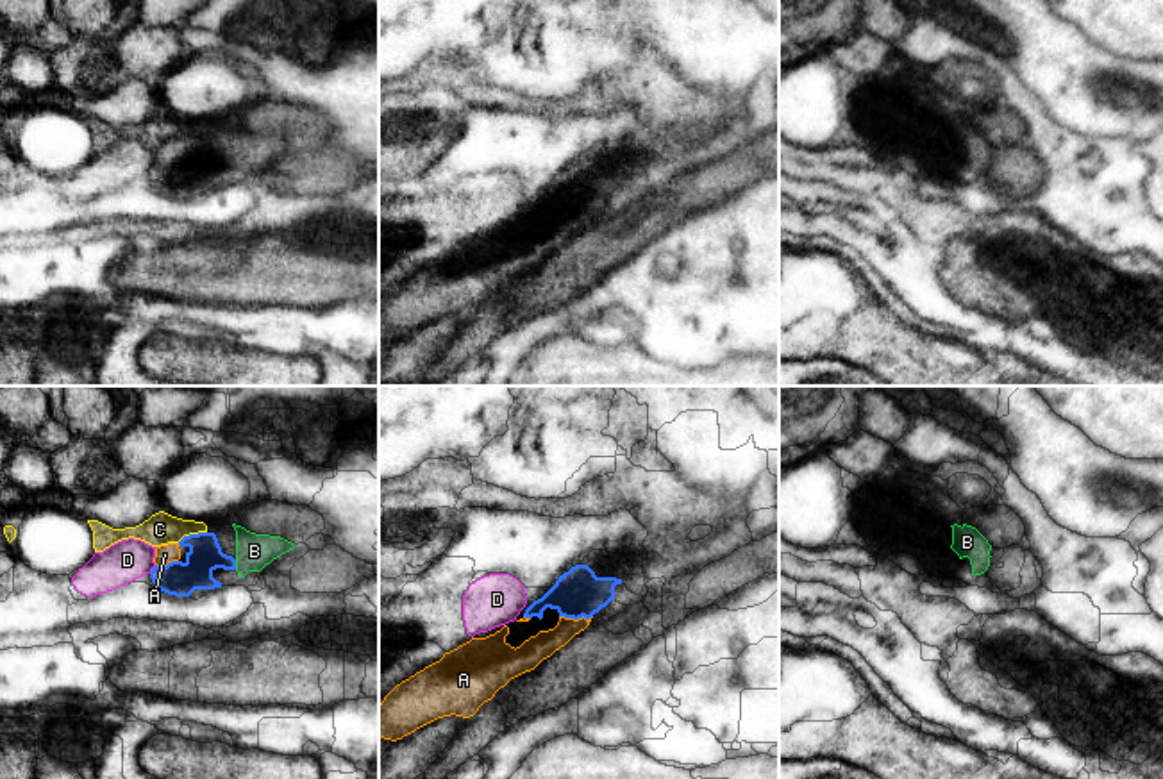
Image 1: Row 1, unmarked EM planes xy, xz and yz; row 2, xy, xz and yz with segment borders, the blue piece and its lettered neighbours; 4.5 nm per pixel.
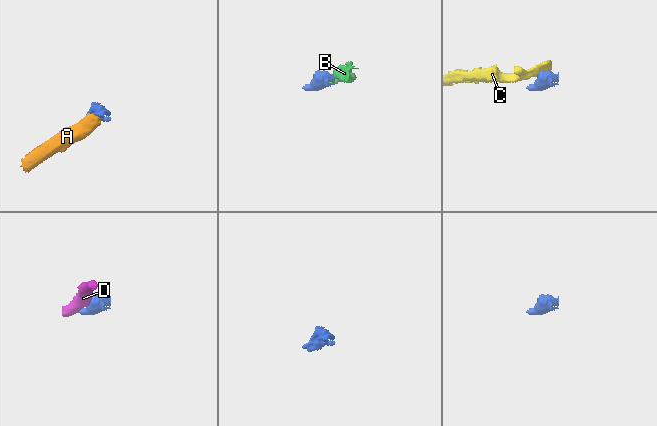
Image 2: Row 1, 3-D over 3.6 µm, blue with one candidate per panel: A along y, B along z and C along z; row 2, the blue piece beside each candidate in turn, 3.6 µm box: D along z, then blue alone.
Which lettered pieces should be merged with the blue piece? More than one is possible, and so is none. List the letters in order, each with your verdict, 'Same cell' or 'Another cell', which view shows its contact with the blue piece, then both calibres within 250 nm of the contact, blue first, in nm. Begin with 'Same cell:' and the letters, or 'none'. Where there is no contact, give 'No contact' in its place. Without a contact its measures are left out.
Same cell: A, B
A: Same cell. Touches blue in xz. Thickness 220 nm (blue) against 120 nm
B: Same cell. Touches blue in xy. Thickness 160 nm (blue) against 160 nm
C: Another cell. Touches blue in xy. Thickness 160 nm (blue) against 140 nm
D: Another cell. Touches blue in xy. Thickness 160 nm (blue) against 190 nm

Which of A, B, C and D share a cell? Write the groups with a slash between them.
A B / C / D

